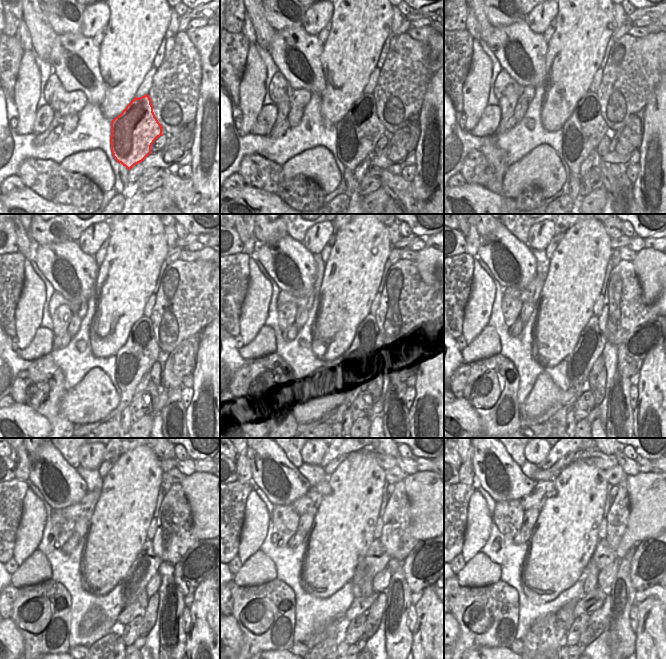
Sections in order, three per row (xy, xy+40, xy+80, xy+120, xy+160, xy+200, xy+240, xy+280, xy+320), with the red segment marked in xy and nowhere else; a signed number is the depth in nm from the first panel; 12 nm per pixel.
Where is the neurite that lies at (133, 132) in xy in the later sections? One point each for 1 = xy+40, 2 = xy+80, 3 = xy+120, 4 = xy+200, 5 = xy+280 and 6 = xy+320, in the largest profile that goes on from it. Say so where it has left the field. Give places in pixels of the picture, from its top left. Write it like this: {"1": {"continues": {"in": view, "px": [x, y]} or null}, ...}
{"1": {"continues": {"in": "xy+40", "px": [358, 132]}}, "2": {"continues": {"in": "xy+80", "px": [583, 131]}}, "3": {"continues": {"in": "xy+120", "px": [136, 357]}}, "4": {"continues": {"in": "xy+200", "px": [591, 343]}}, "5": {"continues": {"in": "xy+280", "px": [376, 559]}}, "6": {"continues": {"in": "xy+320", "px": [603, 555]}}}

